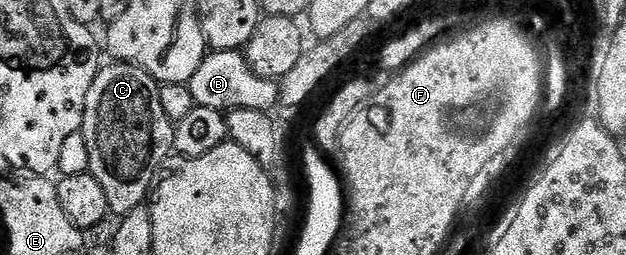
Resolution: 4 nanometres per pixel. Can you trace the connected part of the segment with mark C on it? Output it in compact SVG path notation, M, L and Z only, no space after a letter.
M129 62L99 69L84 108L80 133L88 140L89 173L104 188L110 214L123 216L147 201L154 182L158 156L158 122L164 118L159 87L148 72Z

